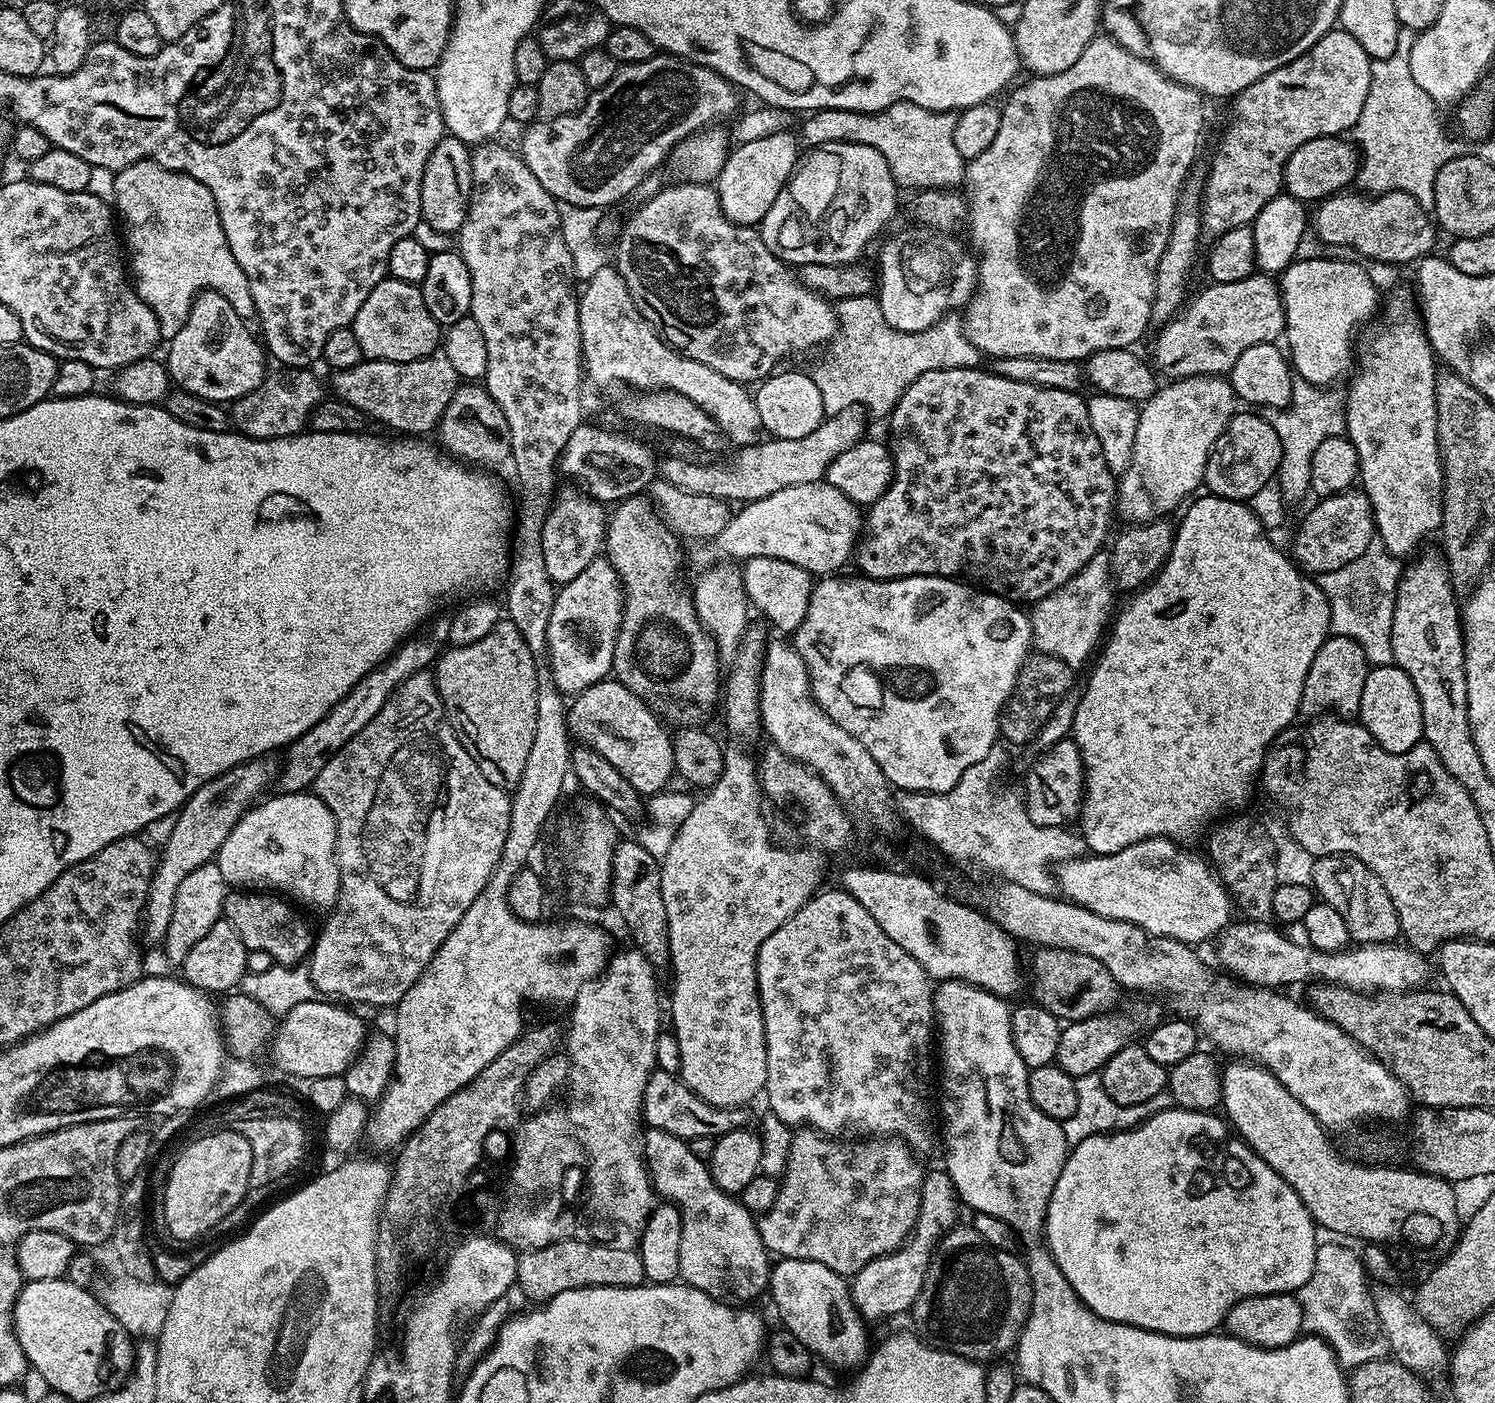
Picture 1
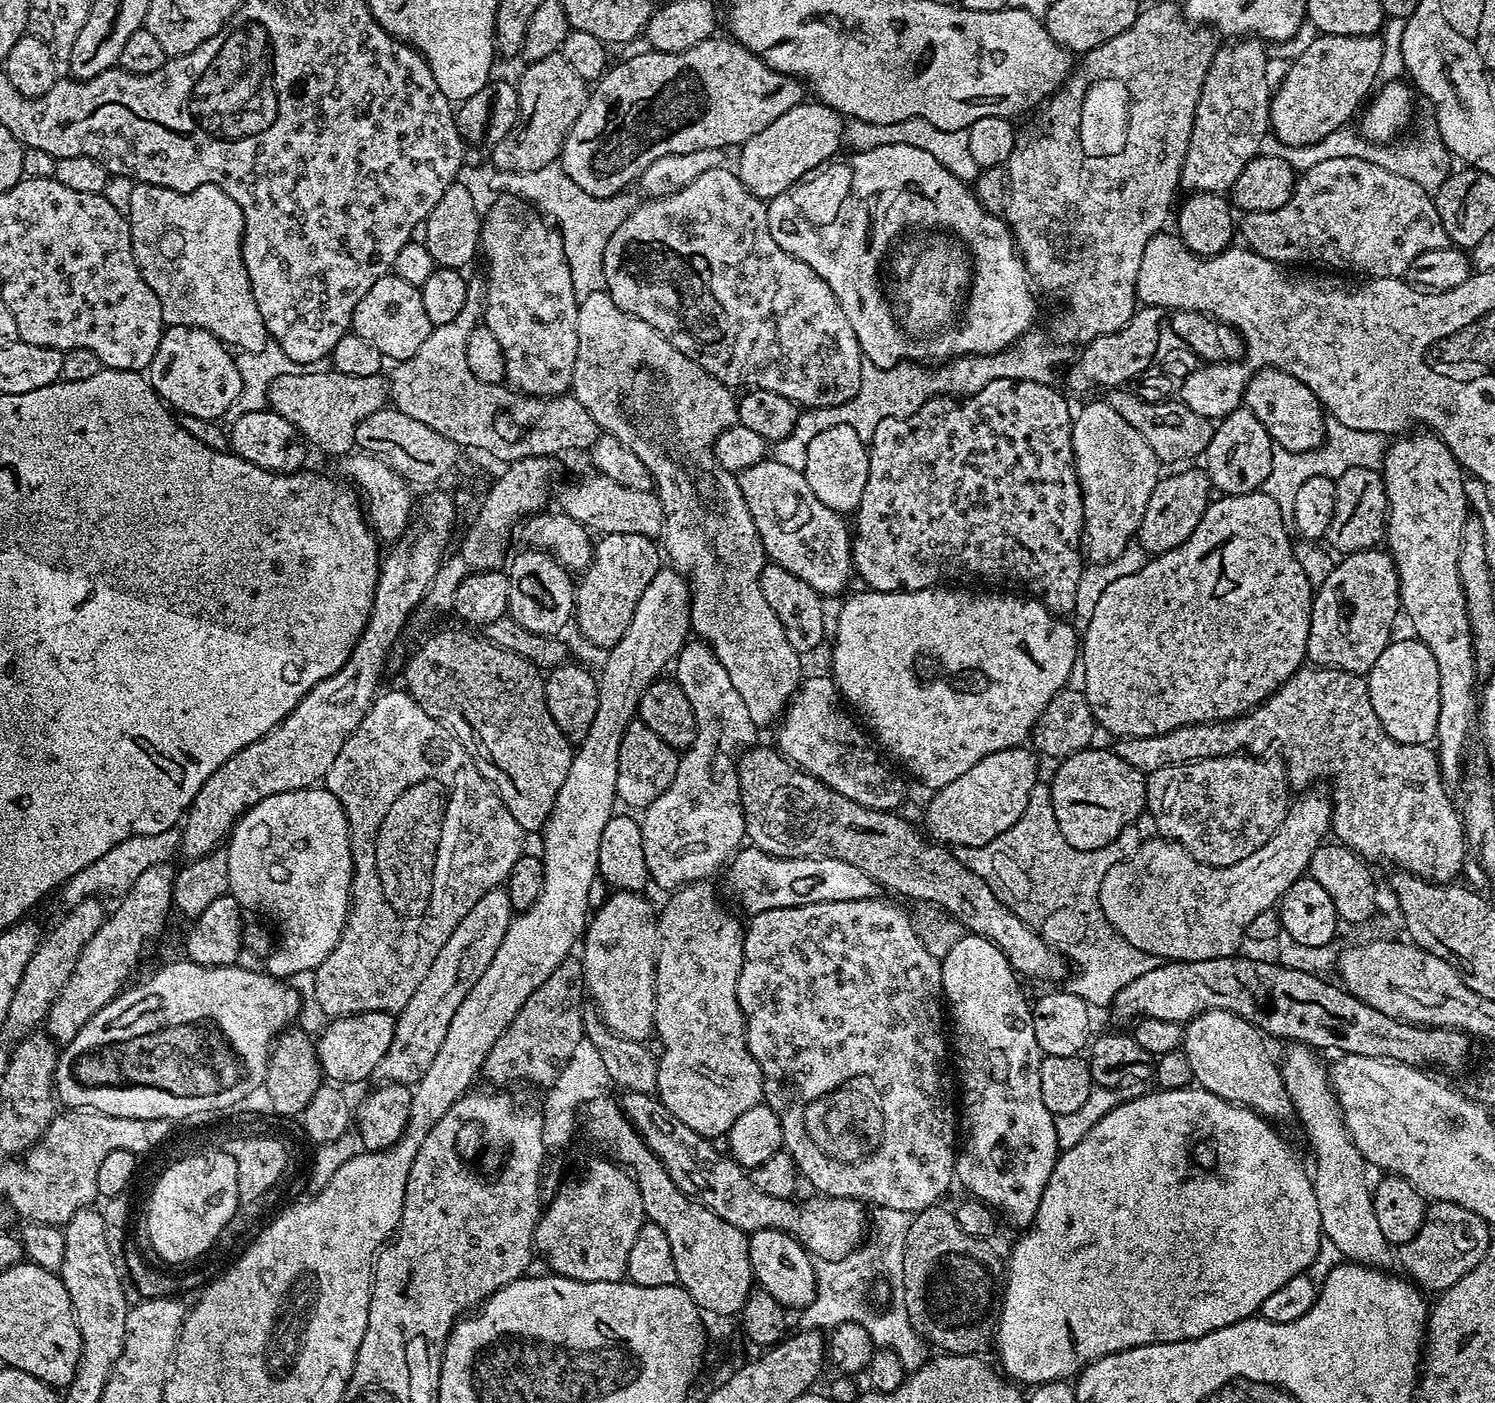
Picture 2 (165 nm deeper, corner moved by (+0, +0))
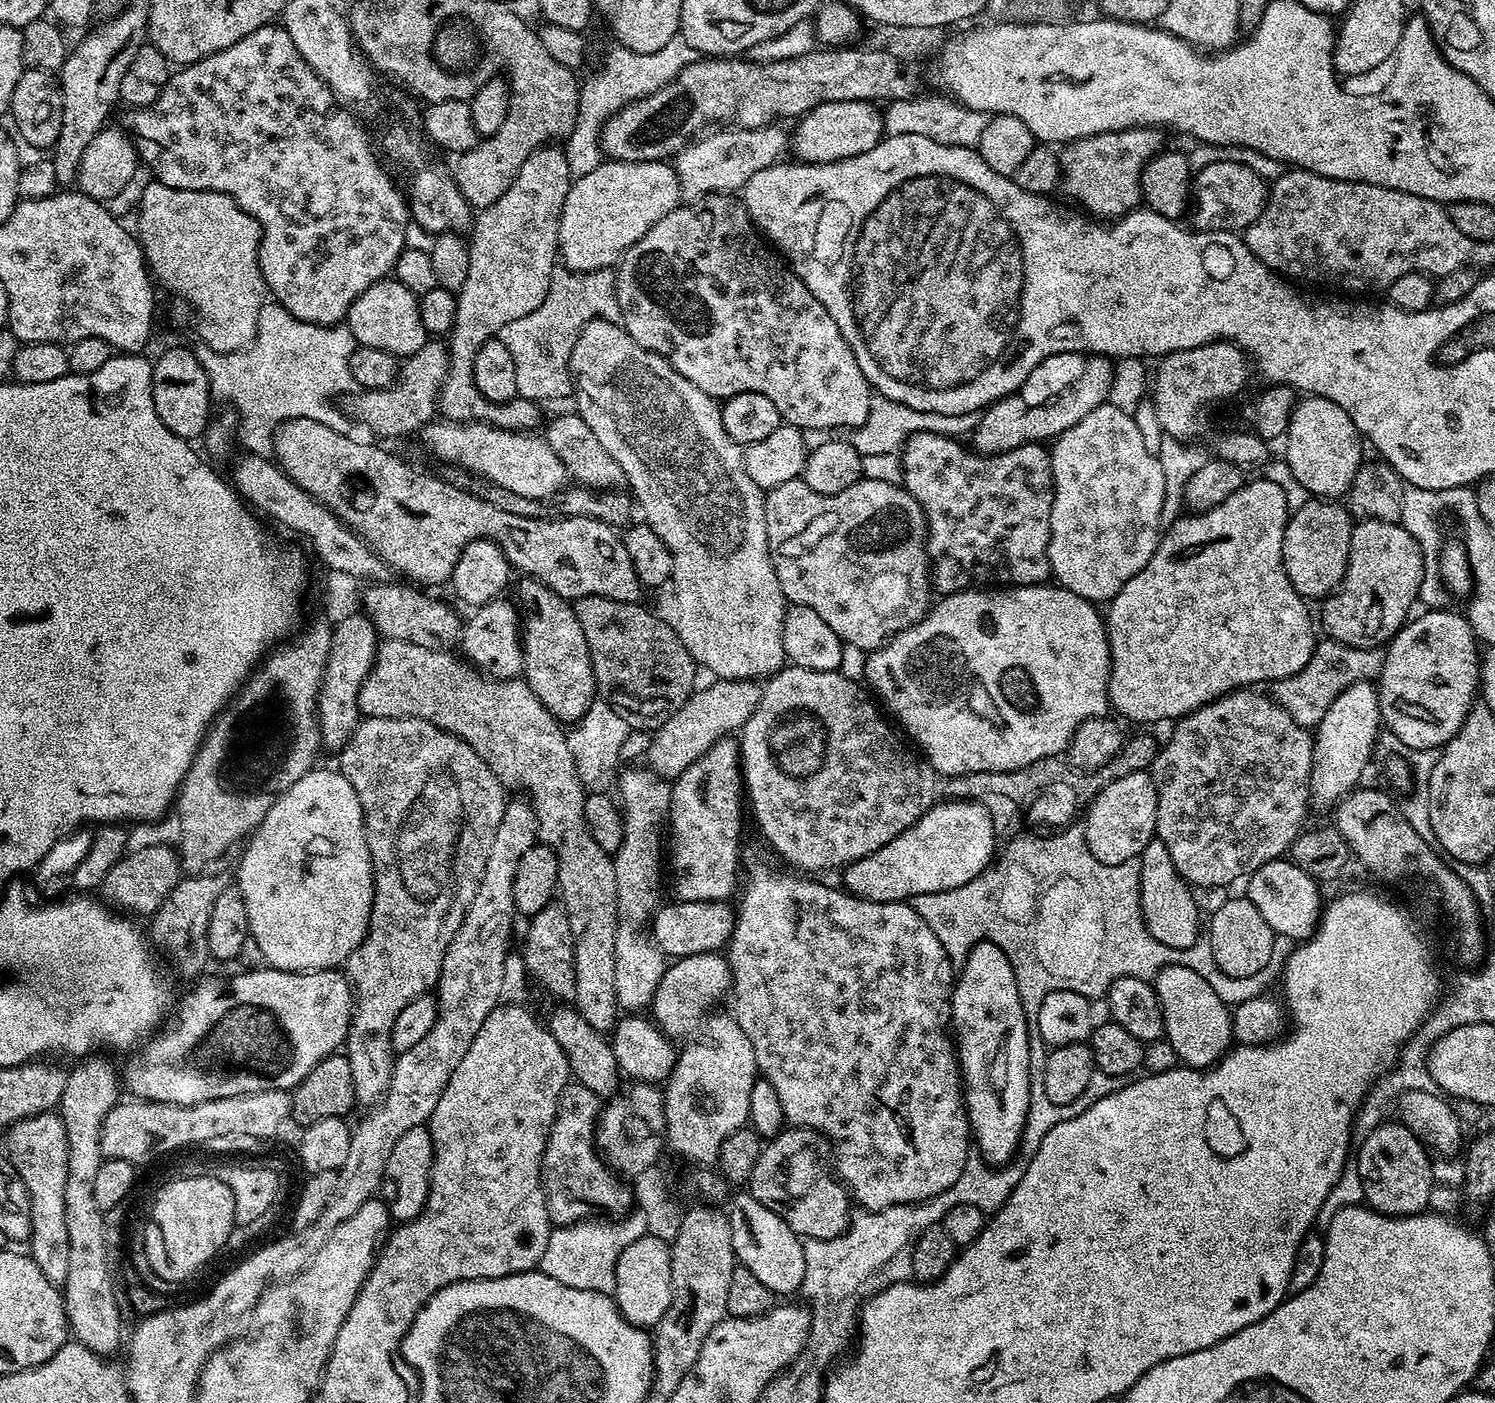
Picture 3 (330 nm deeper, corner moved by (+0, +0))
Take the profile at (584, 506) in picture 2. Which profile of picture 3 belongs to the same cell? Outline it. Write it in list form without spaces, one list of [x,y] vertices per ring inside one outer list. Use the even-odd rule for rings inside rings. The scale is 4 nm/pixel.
[[[446,419],[427,425],[422,432],[429,450],[438,459],[461,464],[485,476],[497,489],[544,502],[547,496],[555,497],[565,487],[569,474],[558,454],[550,450],[547,439],[543,435],[532,435],[536,434],[531,431],[511,432],[483,422],[453,422]]]

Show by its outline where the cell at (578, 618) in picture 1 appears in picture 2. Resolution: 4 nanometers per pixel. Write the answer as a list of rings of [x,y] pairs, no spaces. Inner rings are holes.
[[[603,534],[599,539],[592,549],[590,566],[576,584],[574,624],[590,643],[607,650],[626,634],[626,626],[630,626],[630,618],[634,618],[634,606],[638,606],[642,590],[650,586],[650,578],[662,567],[662,552],[653,537],[642,534]]]

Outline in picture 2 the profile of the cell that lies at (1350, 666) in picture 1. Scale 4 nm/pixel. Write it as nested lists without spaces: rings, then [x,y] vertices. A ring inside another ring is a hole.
[[[1383,547],[1349,552],[1337,559],[1330,578],[1318,586],[1312,601],[1306,660],[1318,668],[1341,668],[1366,674],[1378,662],[1378,654],[1393,639],[1392,622],[1401,615],[1400,582],[1392,556]]]

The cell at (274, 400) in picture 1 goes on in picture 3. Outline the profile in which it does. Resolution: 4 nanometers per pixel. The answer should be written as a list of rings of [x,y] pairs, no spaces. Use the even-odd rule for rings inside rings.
[[[425,342],[414,355],[403,361],[396,383],[388,388],[360,390],[351,397],[356,416],[376,436],[408,436],[433,423],[438,412],[440,387],[448,375],[450,356],[440,344]]]

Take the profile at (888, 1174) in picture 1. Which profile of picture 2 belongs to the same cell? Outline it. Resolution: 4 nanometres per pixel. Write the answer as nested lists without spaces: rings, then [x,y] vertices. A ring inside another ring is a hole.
[[[624,1092],[621,1097],[618,1100],[620,1109],[627,1114],[629,1122],[638,1130],[646,1146],[650,1146],[653,1154],[660,1159],[662,1166],[666,1166],[666,1174],[670,1174],[674,1186],[714,1210],[714,1214],[718,1214],[722,1222],[730,1222],[730,1226],[738,1226],[738,1230],[749,1234],[767,1228],[790,1234],[802,1247],[808,1249],[816,1260],[841,1260],[865,1243],[864,1231],[870,1228],[870,1216],[868,1220],[867,1214],[864,1213],[865,1205],[861,1201],[819,1194],[812,1194],[809,1200],[804,1200],[801,1204],[795,1204],[795,1199],[792,1198],[770,1198],[770,1194],[762,1194],[754,1187],[751,1175],[738,1161],[732,1159],[731,1155],[714,1150],[709,1137],[699,1136],[694,1130],[690,1130],[690,1126],[686,1126],[686,1122],[674,1118],[674,1114],[670,1114],[670,1110],[666,1110],[666,1106],[655,1095],[646,1092]]]

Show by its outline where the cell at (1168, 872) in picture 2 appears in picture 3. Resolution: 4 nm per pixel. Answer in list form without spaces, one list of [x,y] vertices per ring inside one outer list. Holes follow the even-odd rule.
[[[1359,680],[1350,685],[1322,714],[1314,729],[1312,741],[1312,795],[1313,809],[1335,809],[1343,796],[1361,783],[1360,775],[1372,760],[1372,751],[1378,748],[1378,737],[1382,732],[1380,719],[1380,693],[1375,683]]]

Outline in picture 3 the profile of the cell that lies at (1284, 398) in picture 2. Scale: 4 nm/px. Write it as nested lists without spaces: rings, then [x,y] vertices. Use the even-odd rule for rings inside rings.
[[[1308,394],[1292,405],[1288,414],[1288,430],[1284,434],[1287,449],[1283,463],[1294,474],[1294,478],[1298,478],[1309,497],[1343,497],[1352,487],[1354,474],[1358,474],[1365,459],[1365,445],[1354,422],[1350,422],[1350,414],[1346,414],[1338,402],[1330,402],[1325,396]]]

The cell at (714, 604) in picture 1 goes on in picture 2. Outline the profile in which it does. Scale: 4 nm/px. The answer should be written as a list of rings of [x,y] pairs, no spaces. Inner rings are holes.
[[[699,638],[689,639],[685,643],[684,649],[676,655],[674,661],[675,668],[675,682],[682,690],[682,694],[686,694],[686,698],[690,702],[690,710],[694,710],[696,737],[692,747],[683,749],[680,761],[676,767],[676,773],[674,774],[674,782],[670,782],[670,786],[666,786],[666,790],[662,794],[658,794],[658,798],[654,798],[652,805],[643,809],[642,815],[639,817],[640,829],[642,830],[642,854],[646,854],[646,870],[648,871],[649,881],[653,885],[657,884],[660,888],[668,888],[667,890],[682,888],[686,884],[698,884],[712,878],[708,876],[714,875],[720,867],[721,871],[731,861],[737,849],[745,843],[744,811],[740,801],[740,779],[738,778],[736,766],[740,753],[757,743],[756,732],[758,732],[758,725],[754,722],[754,718],[750,718],[750,710],[746,710],[746,702],[742,702],[742,694],[738,694],[738,690],[734,687],[734,682],[730,682],[730,674],[726,674],[726,668],[722,666],[722,662],[718,662],[718,658],[713,654],[712,649],[703,640]]]

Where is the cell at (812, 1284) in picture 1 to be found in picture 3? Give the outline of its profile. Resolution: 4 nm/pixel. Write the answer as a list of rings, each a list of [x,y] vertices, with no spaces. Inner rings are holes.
[[[750,1194],[743,1195],[733,1195],[730,1200],[732,1208],[727,1209],[737,1261],[743,1268],[750,1270],[750,1274],[754,1274],[754,1278],[758,1278],[758,1282],[762,1282],[762,1286],[766,1286],[771,1292],[776,1293],[777,1297],[788,1298],[791,1297],[788,1296],[791,1292],[799,1293],[803,1289],[806,1274],[806,1258],[801,1237],[797,1236],[794,1230],[790,1230],[790,1226],[786,1226],[786,1222],[782,1222],[782,1218],[778,1218],[778,1214],[774,1214],[774,1210],[766,1210],[766,1206],[762,1206],[762,1202],[758,1202],[758,1198],[754,1198]]]

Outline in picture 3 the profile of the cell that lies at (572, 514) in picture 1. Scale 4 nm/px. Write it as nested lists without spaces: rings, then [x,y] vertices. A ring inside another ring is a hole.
[[[490,599],[477,607],[460,629],[459,655],[493,680],[511,680],[524,671],[522,620],[517,605],[511,599],[504,599]]]

